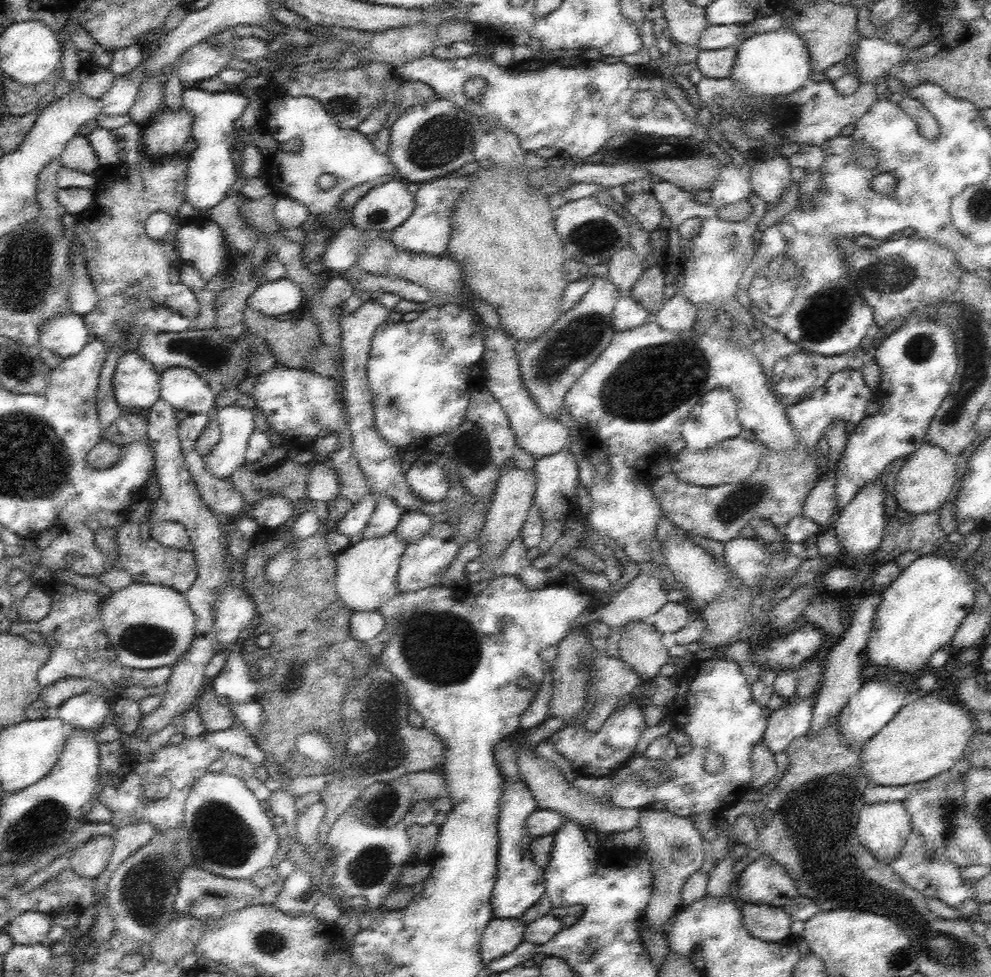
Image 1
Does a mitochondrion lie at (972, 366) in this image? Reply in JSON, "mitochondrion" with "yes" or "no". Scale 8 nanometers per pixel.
{"mitochondrion":"yes"}

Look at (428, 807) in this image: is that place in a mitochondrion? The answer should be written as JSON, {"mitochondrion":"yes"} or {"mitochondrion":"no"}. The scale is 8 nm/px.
{"mitochondrion":"no"}

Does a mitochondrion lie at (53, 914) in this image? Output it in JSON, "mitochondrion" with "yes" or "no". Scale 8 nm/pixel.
{"mitochondrion":"no"}

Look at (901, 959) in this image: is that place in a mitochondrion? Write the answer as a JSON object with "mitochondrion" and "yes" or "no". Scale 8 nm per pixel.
{"mitochondrion":"yes"}

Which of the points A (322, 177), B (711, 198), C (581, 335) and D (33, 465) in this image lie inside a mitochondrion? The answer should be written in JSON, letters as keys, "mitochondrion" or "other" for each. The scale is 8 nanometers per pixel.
{"A":"other","B":"other","C":"mitochondrion","D":"mitochondrion"}

